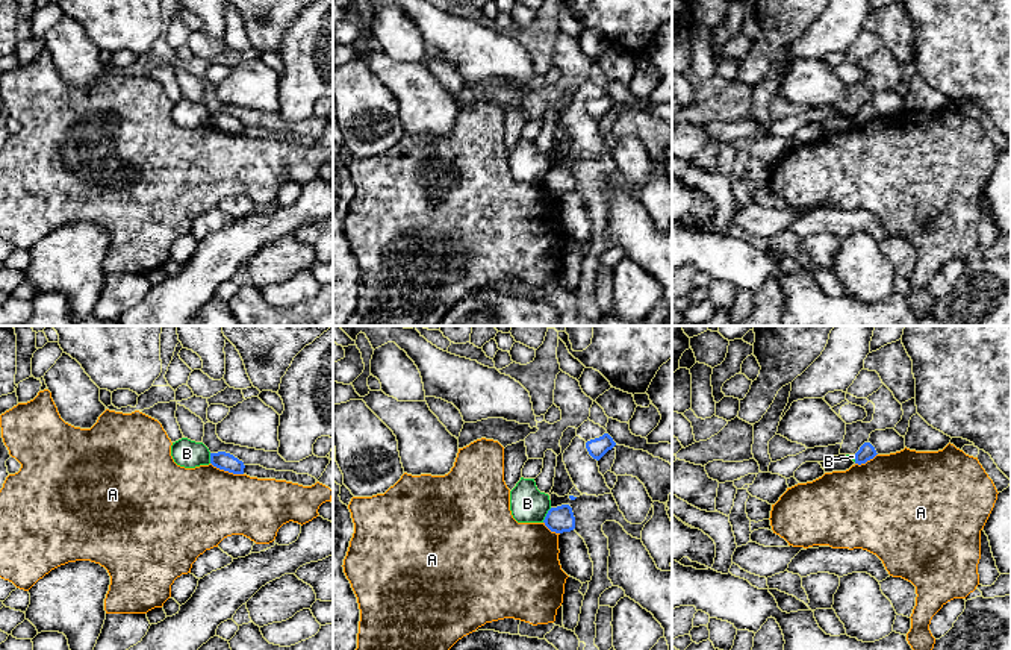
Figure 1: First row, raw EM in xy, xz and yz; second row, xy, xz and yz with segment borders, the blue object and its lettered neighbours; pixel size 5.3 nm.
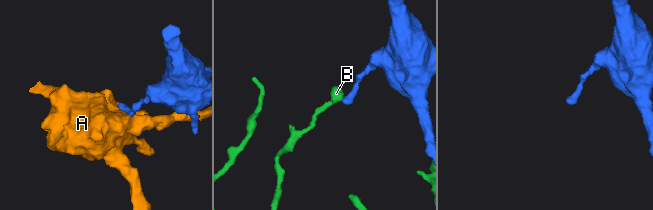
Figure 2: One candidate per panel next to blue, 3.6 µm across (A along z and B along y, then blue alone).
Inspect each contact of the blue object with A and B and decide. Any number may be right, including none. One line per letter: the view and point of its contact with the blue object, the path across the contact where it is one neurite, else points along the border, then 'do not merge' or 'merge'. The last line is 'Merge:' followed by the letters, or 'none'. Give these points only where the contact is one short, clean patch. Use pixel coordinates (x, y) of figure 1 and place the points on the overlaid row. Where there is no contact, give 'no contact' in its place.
A: meets blue in xy at (227, 470); border along xy (211, 462), (220, 468), (242, 474); do not merge
B: meets blue in xz at (547, 515); border along xz (551, 508), (542, 521); do not merge
Merge: none

